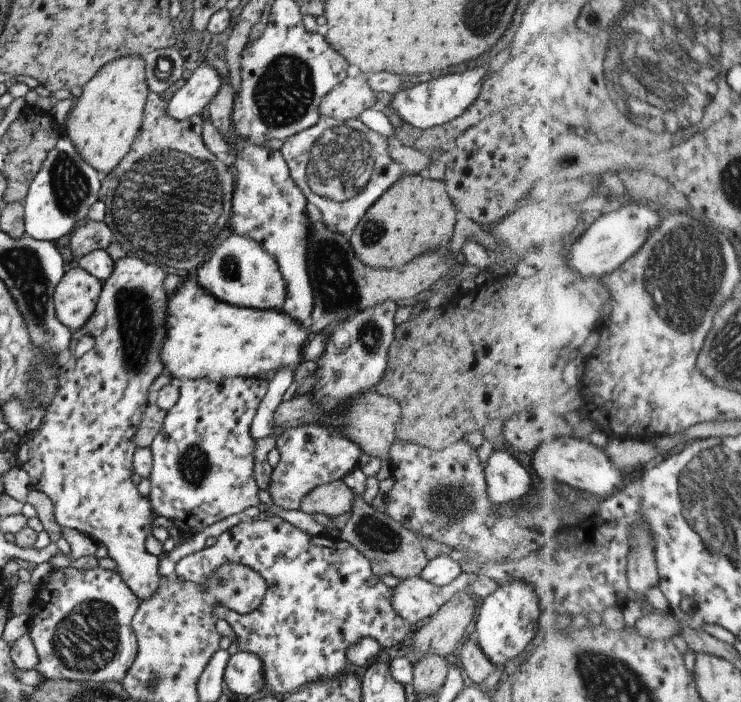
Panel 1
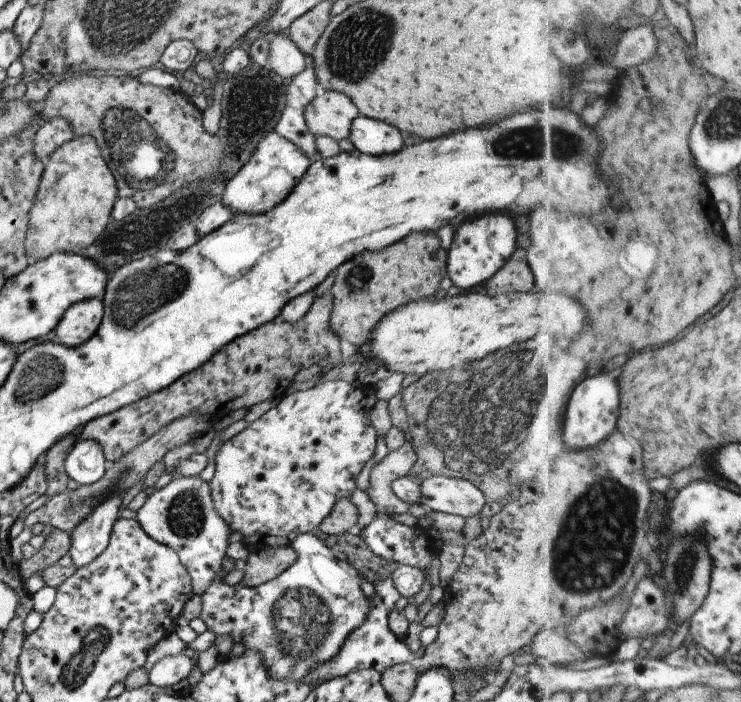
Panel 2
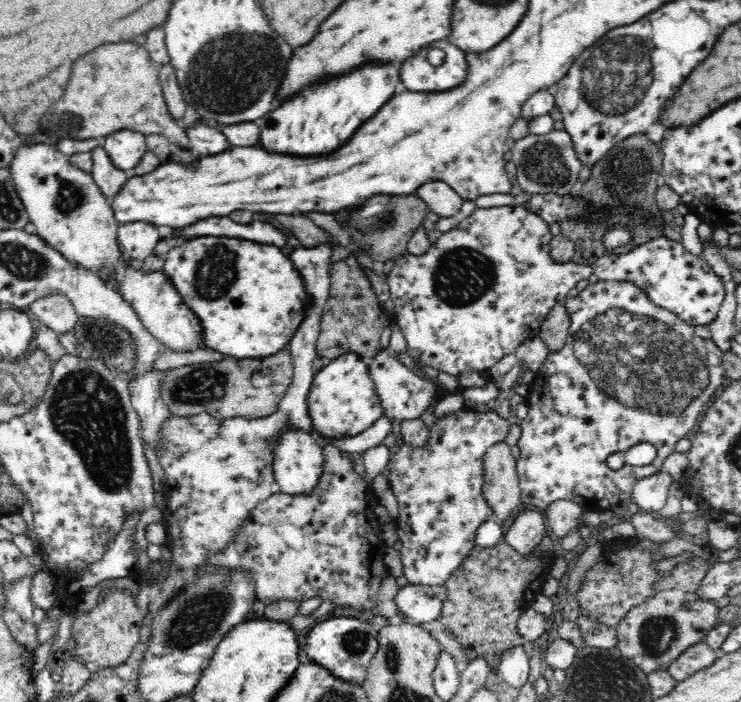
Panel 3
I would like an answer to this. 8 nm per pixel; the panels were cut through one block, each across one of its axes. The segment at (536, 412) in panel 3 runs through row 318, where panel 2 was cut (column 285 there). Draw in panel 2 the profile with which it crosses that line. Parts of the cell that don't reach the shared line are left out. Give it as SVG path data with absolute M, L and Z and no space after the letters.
M304 533L292 542L291 547L297 552L296 562L275 579L255 587L247 587L242 583L226 584L223 577L230 572L230 566L226 563L212 579L211 585L206 587L205 593L201 594L202 611L199 618L206 624L207 630L217 636L228 634L234 644L238 642L246 649L257 649L274 679L300 682L310 671L334 657L349 634L365 622L369 602L362 591L364 578L348 560L337 560L325 541L313 533Z

